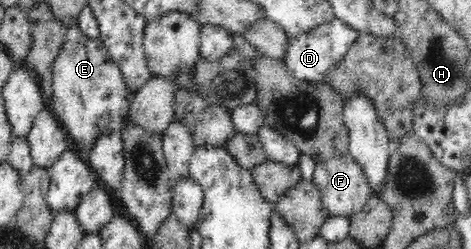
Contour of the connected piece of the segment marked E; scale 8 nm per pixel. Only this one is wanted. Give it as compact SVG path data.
M77 25L66 28L66 41L52 64L53 80L51 110L63 131L78 147L78 155L86 159L93 143L106 131L120 132L129 113L127 95L130 93L121 68L109 55L104 42L82 34Z

